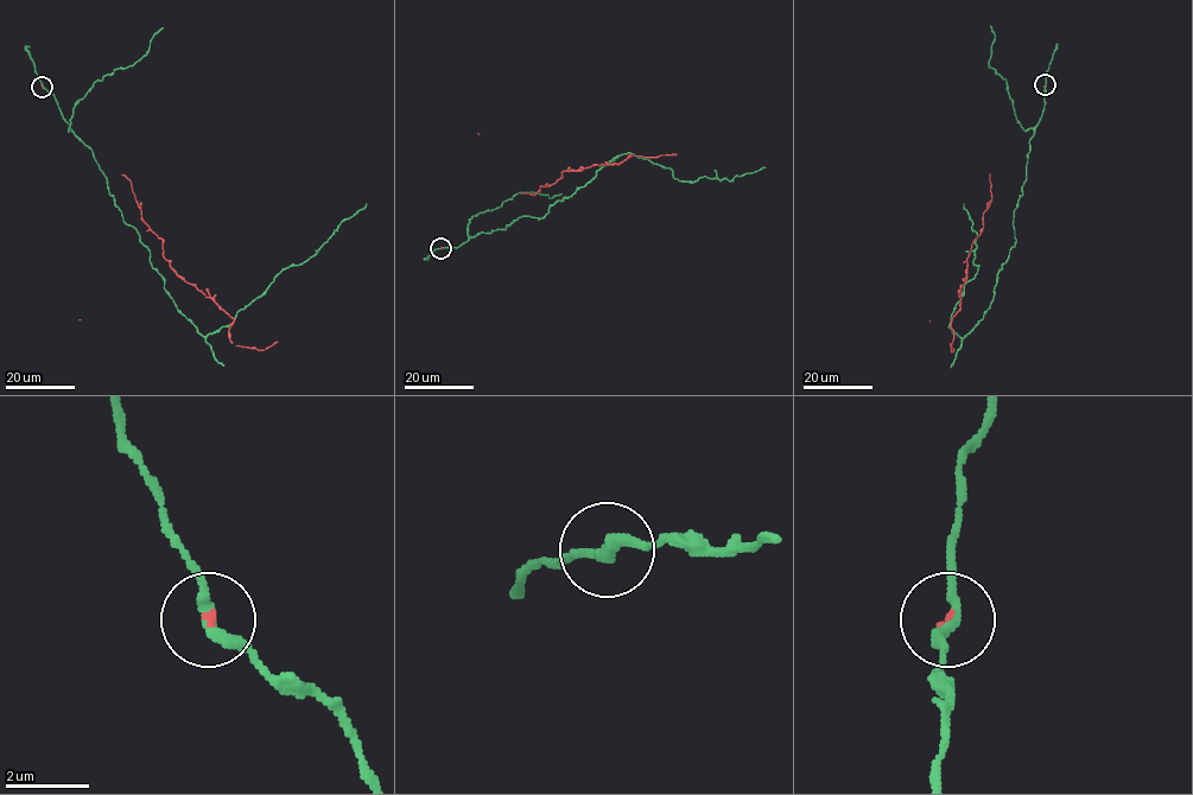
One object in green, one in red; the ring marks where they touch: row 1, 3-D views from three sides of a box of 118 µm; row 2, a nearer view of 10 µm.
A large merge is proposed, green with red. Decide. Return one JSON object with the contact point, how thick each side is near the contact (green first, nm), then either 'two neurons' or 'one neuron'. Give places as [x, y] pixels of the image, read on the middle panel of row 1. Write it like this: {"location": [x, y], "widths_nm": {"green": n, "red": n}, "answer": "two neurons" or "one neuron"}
{"location": [440, 248], "widths_nm": {"green": 280, "red": 80}, "answer": "two neurons"}

